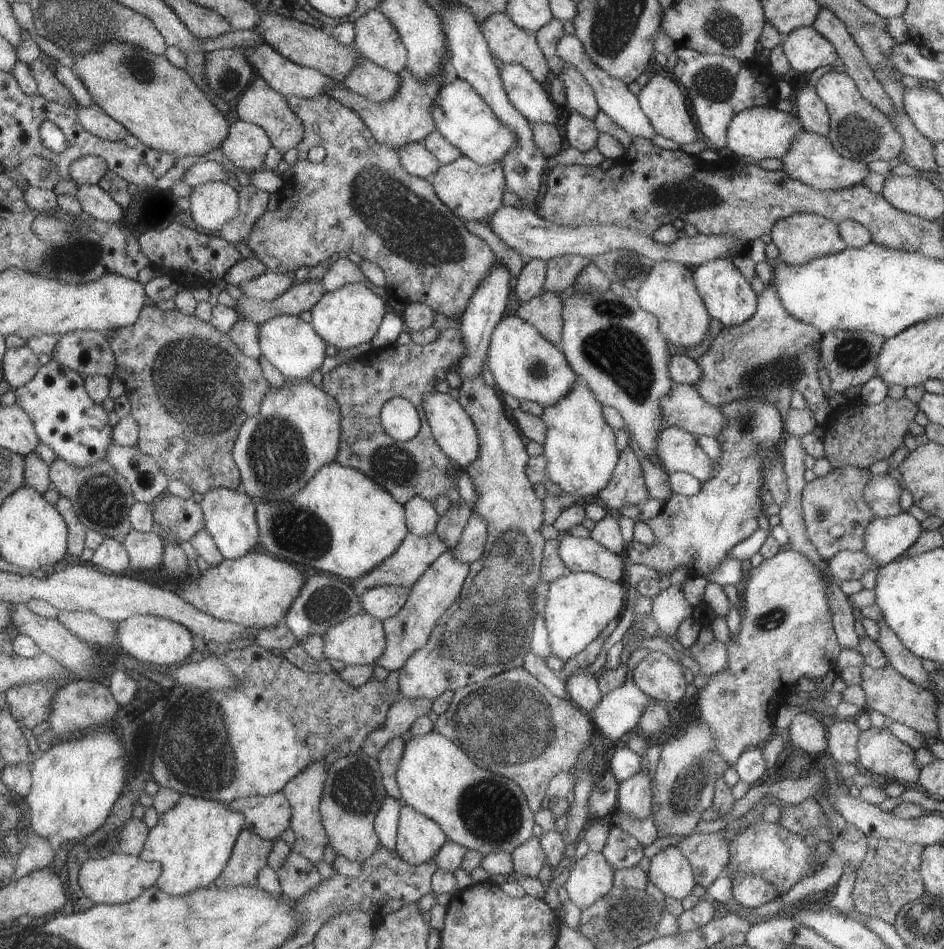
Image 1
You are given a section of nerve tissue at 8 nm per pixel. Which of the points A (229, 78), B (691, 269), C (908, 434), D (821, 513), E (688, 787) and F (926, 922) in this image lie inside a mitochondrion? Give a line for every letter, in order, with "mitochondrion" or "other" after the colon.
A: mitochondrion
B: other
C: other
D: mitochondrion
E: mitochondrion
F: mitochondrion

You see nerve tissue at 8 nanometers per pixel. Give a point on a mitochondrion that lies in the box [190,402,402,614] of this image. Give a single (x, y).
(277, 454)

